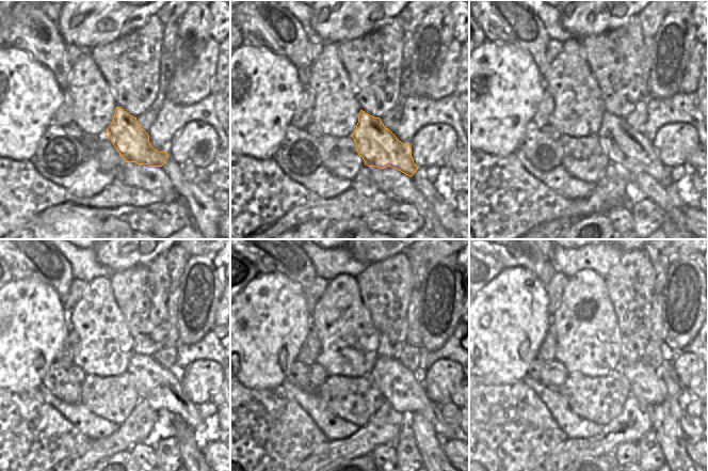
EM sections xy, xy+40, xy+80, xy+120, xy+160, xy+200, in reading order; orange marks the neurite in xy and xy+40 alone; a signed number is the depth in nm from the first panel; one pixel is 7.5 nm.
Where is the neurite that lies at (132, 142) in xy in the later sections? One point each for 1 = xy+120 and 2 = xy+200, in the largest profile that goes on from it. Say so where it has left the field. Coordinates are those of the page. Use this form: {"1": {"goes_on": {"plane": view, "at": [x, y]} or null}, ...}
{"1": {"goes_on": {"plane": "xy+120", "at": [161, 388]}}, "2": {"goes_on": {"plane": "xy+200", "at": [645, 386]}}}

